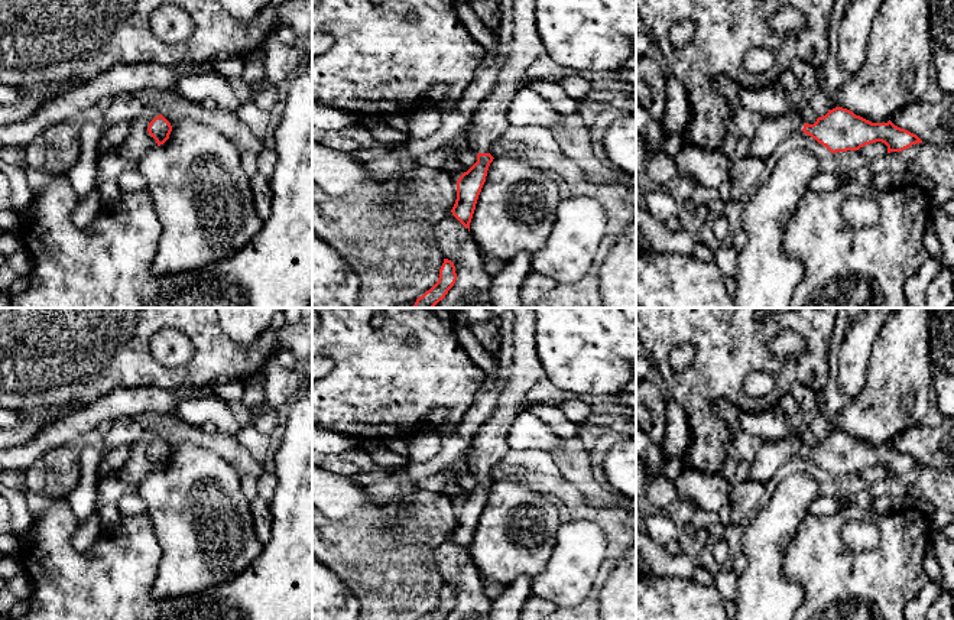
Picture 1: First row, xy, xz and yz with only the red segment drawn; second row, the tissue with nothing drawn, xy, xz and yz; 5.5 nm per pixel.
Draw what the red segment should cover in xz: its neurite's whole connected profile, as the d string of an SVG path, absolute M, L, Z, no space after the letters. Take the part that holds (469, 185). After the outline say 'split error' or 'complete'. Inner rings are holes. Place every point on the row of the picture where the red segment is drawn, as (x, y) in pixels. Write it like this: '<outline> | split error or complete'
M513 0L513 40L504 46L504 62L499 74L497 82L491 92L477 103L470 116L468 140L470 149L477 153L477 162L464 172L457 181L457 199L451 210L452 215L470 231L470 223L476 210L476 204L481 188L486 182L487 171L493 162L490 155L491 146L510 127L507 121L507 108L513 95L523 87L526 69L545 52L543 43L536 30L536 0Z | split error

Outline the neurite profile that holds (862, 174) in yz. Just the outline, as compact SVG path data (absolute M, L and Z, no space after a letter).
M856 163L847 182L833 172L818 172L809 179L809 189L814 192L833 192L848 184L872 185L874 165Z

